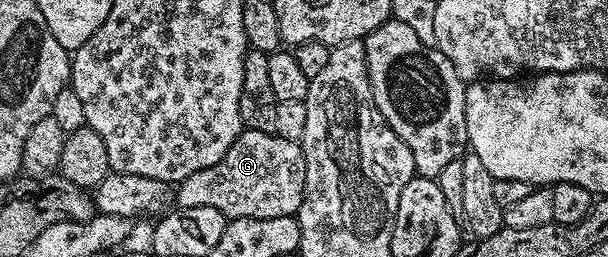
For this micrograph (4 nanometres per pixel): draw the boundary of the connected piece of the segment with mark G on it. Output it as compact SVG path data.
M243 129L242 133L224 152L224 156L214 166L200 172L192 172L184 181L177 183L176 202L181 208L216 208L227 220L232 218L255 218L268 220L276 216L297 215L304 200L304 152L301 145L292 140L284 140L279 134L256 132Z

